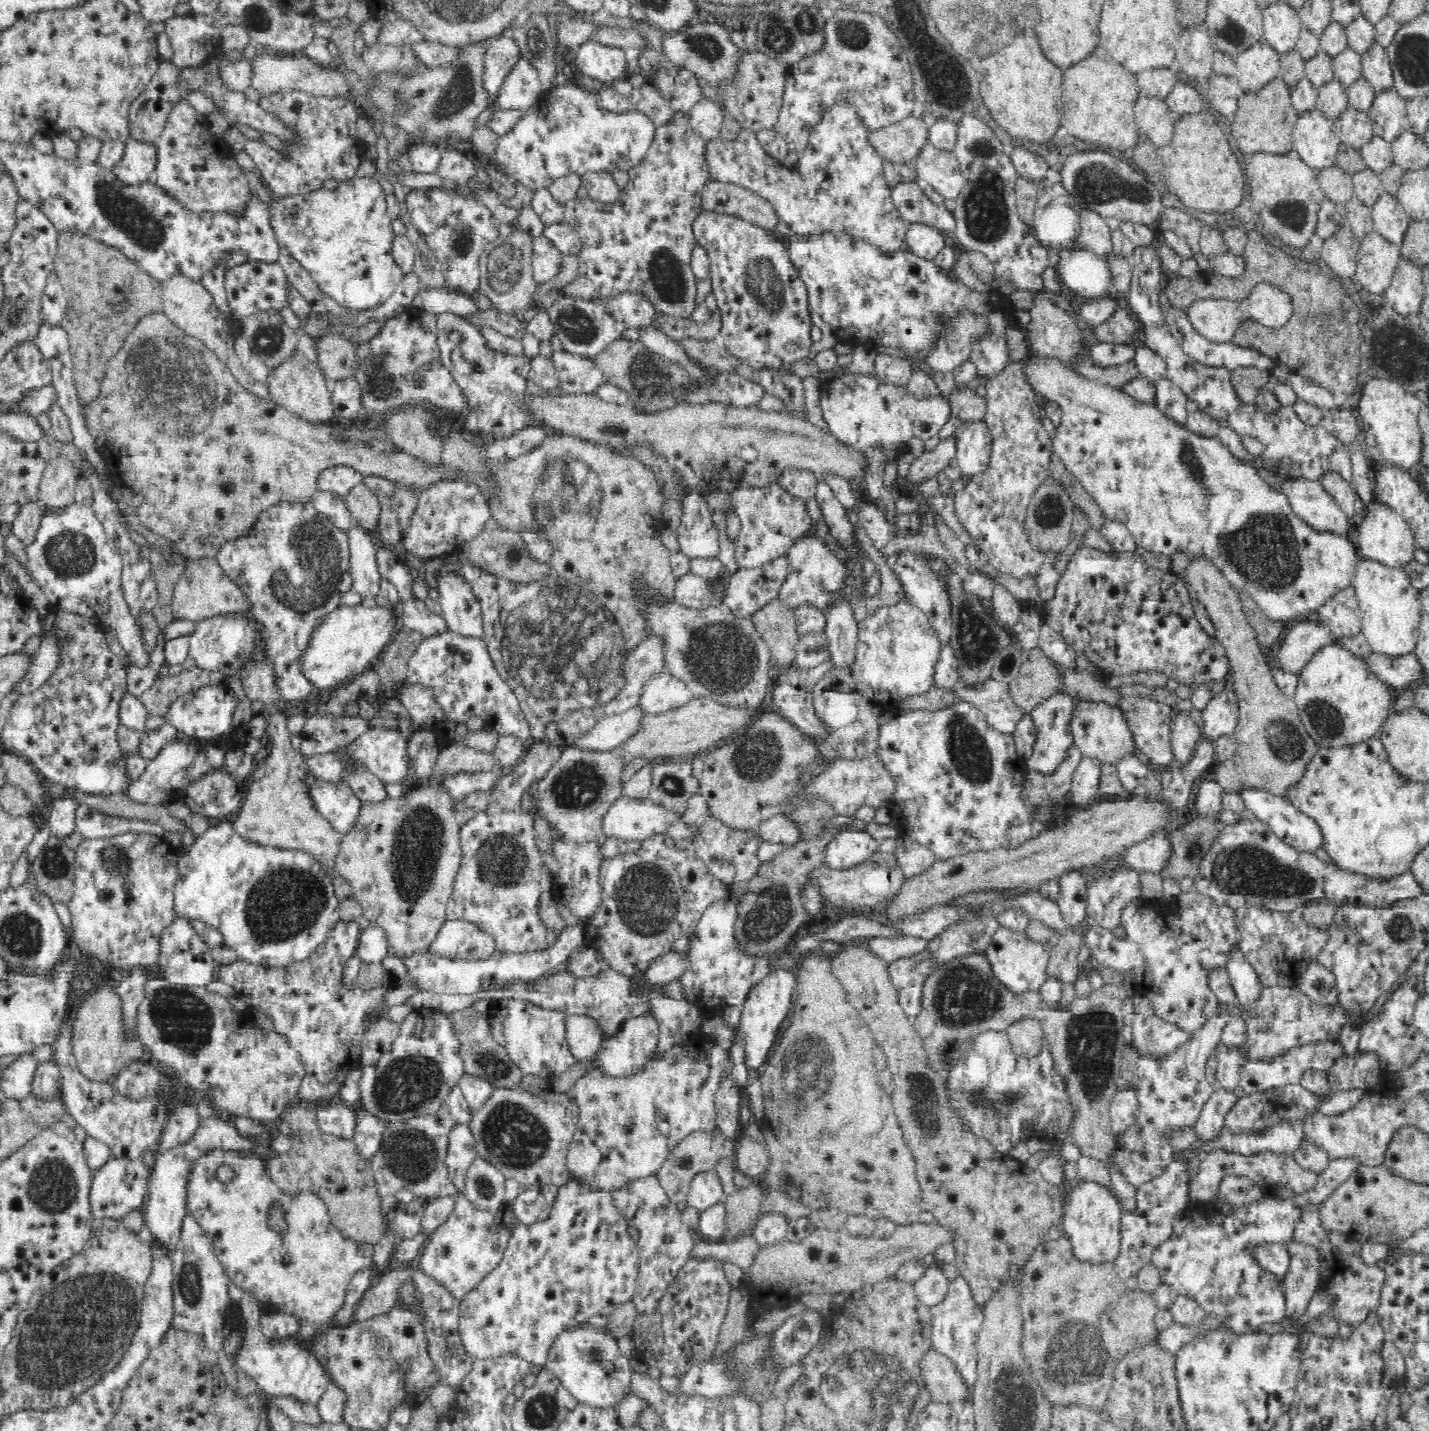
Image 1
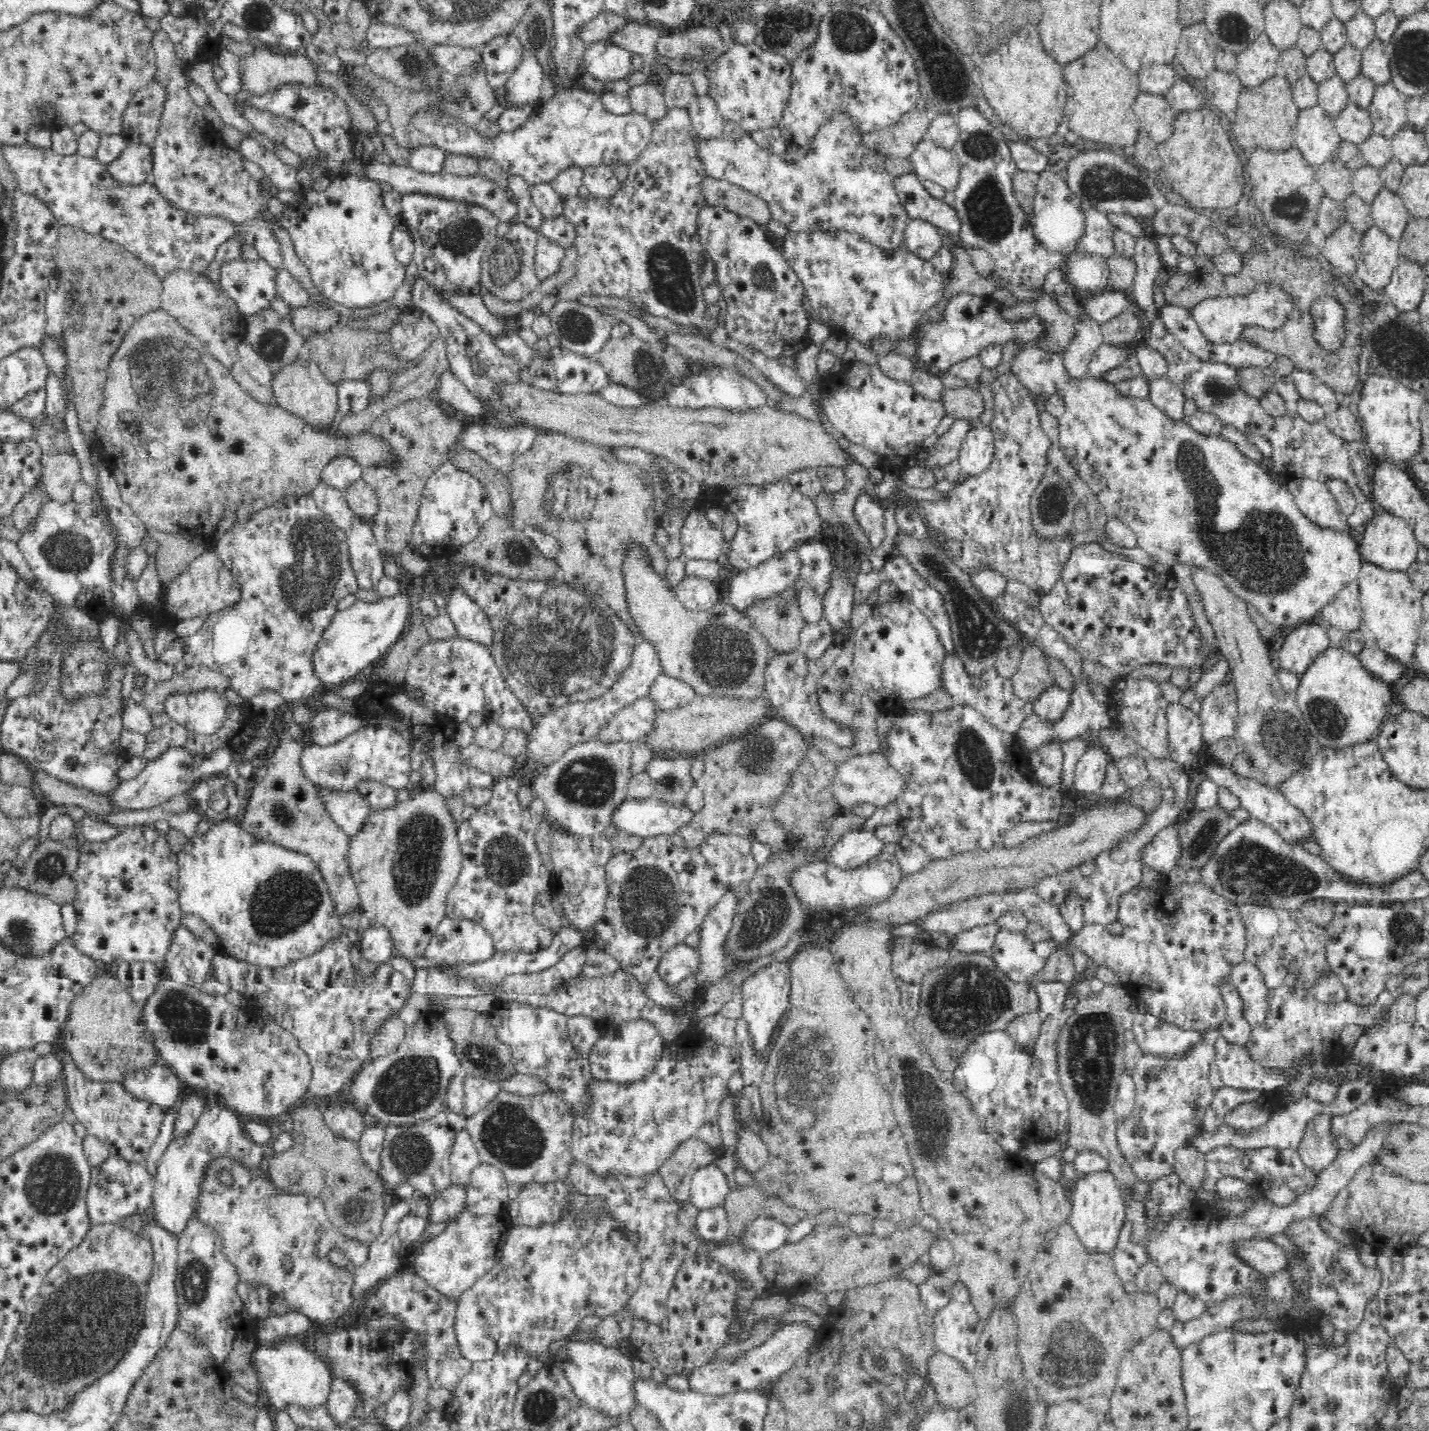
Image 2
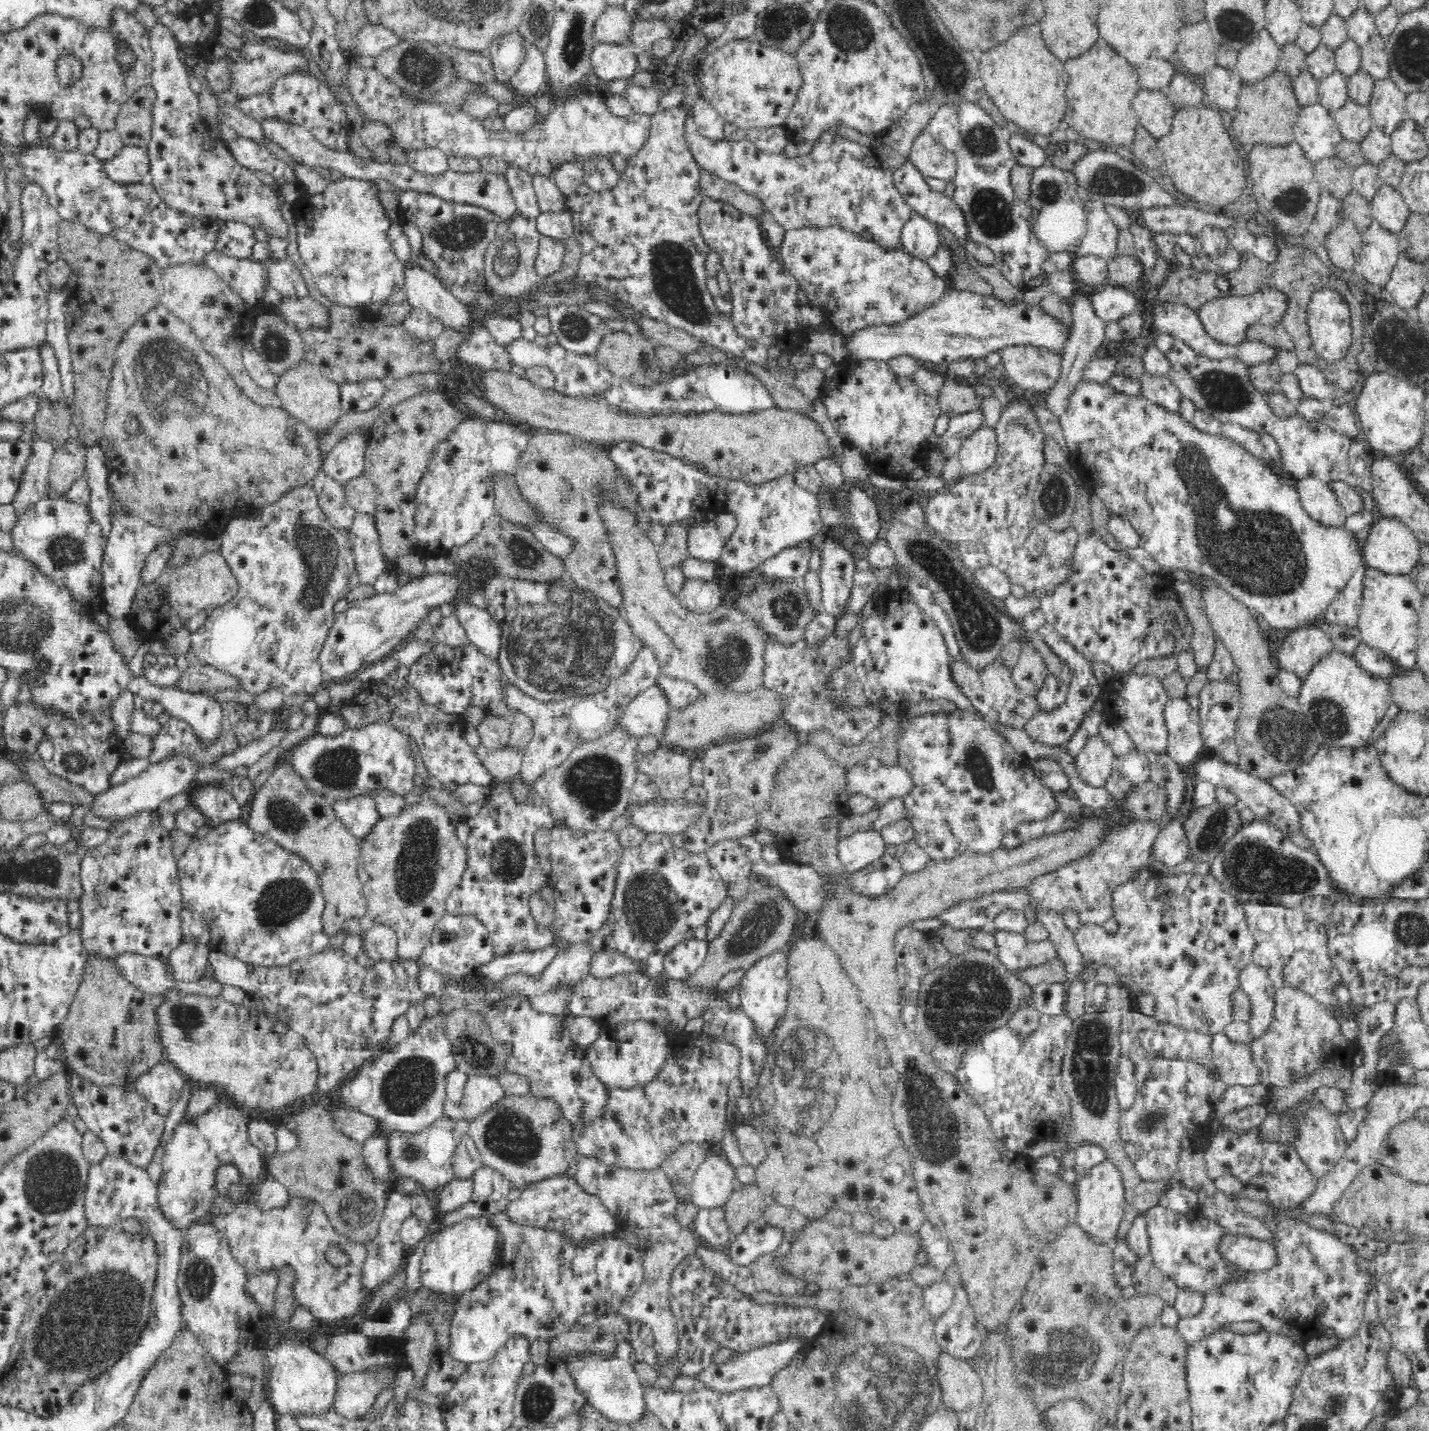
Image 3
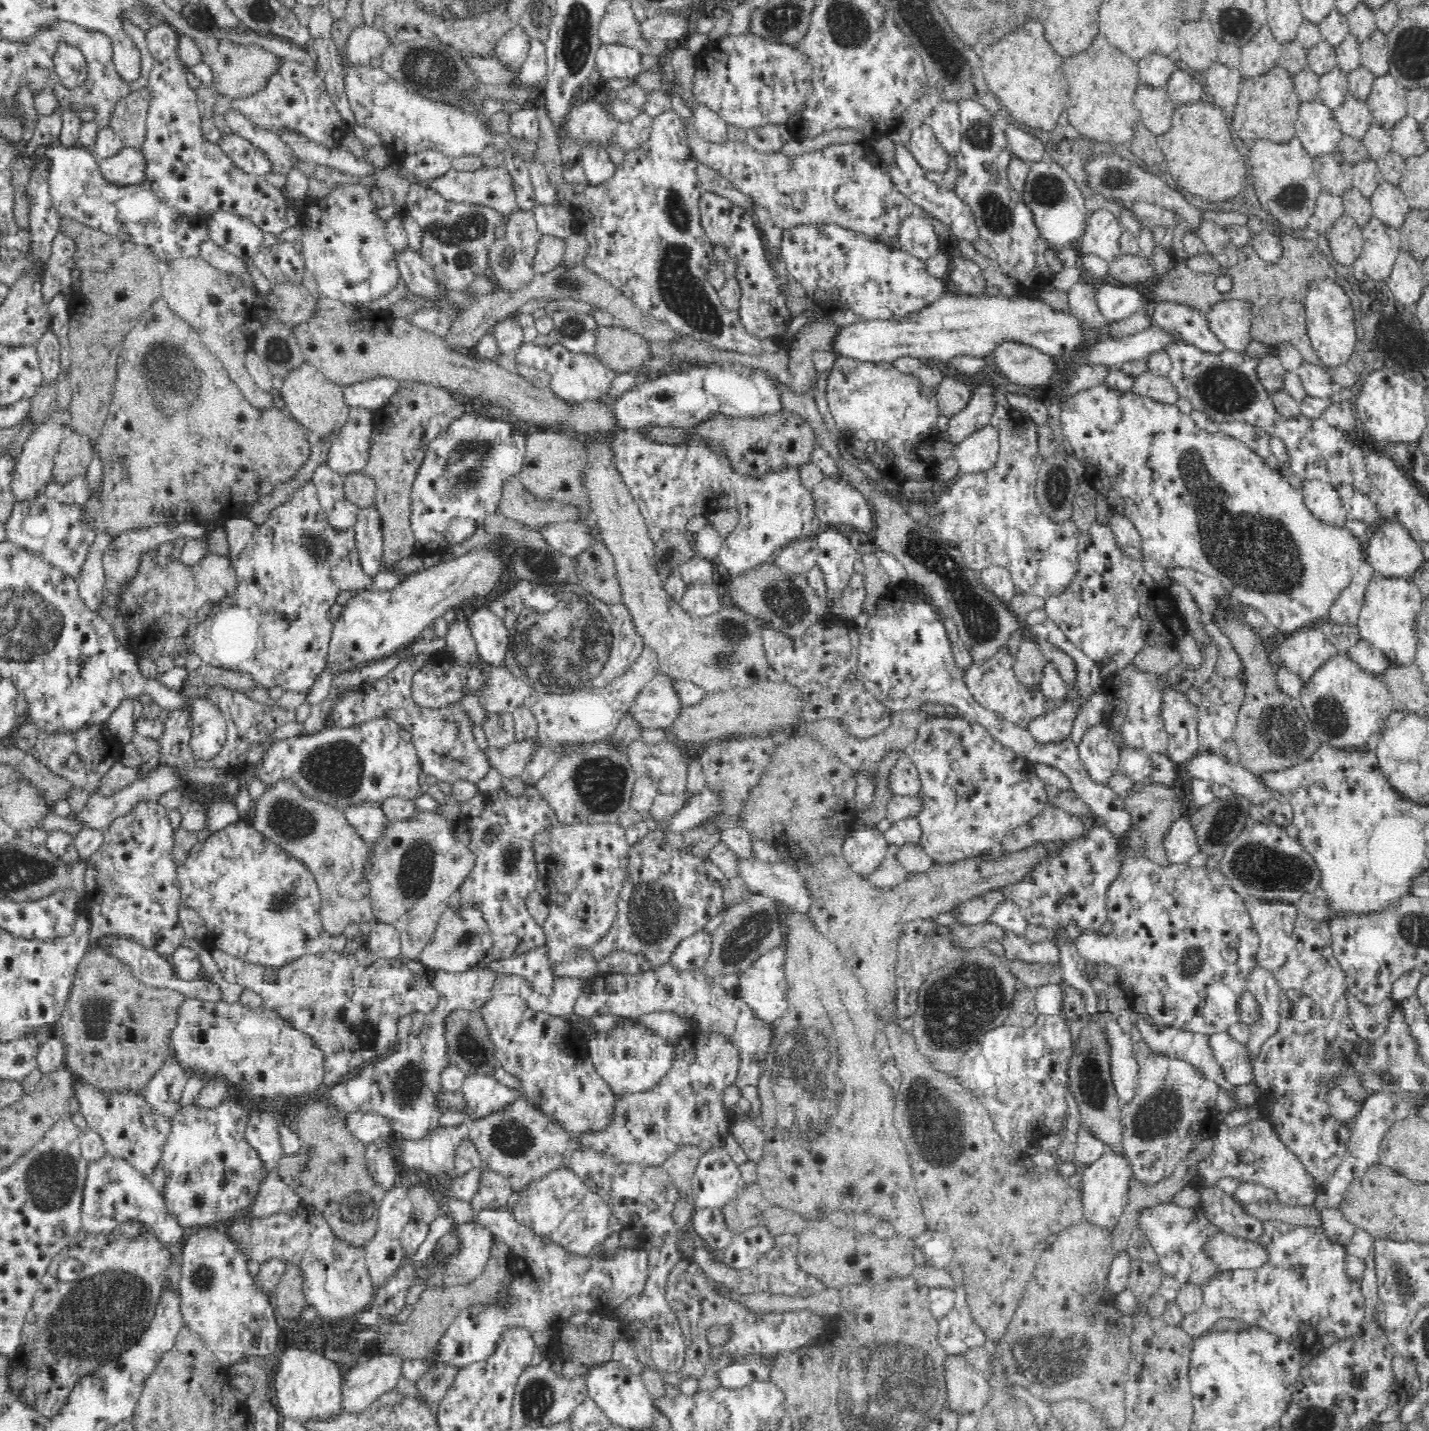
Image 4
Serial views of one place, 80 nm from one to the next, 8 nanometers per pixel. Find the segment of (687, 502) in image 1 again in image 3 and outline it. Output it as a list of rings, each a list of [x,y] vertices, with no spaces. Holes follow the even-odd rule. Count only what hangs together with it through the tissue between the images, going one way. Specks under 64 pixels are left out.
[[[705,521],[703,526],[701,524],[693,526],[692,522],[687,524],[689,532],[687,540],[691,557],[718,563],[726,540],[718,533],[713,522]]]

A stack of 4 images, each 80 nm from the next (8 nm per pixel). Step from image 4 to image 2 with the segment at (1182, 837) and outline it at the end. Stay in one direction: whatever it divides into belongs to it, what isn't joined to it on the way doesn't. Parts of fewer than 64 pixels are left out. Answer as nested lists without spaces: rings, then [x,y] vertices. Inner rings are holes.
[[[1174,824],[1163,828],[1154,836],[1154,840],[1144,850],[1142,861],[1165,875],[1178,865],[1180,856],[1182,856],[1182,843],[1178,837],[1178,825]]]

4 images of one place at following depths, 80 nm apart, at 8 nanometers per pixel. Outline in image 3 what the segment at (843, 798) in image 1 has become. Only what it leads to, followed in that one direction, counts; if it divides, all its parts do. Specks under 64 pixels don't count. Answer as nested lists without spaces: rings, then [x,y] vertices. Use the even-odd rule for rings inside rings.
[[[877,757],[868,758],[862,766],[848,767],[850,796],[864,794],[878,804],[894,797],[908,796],[914,790],[914,777],[902,764],[888,766]]]

